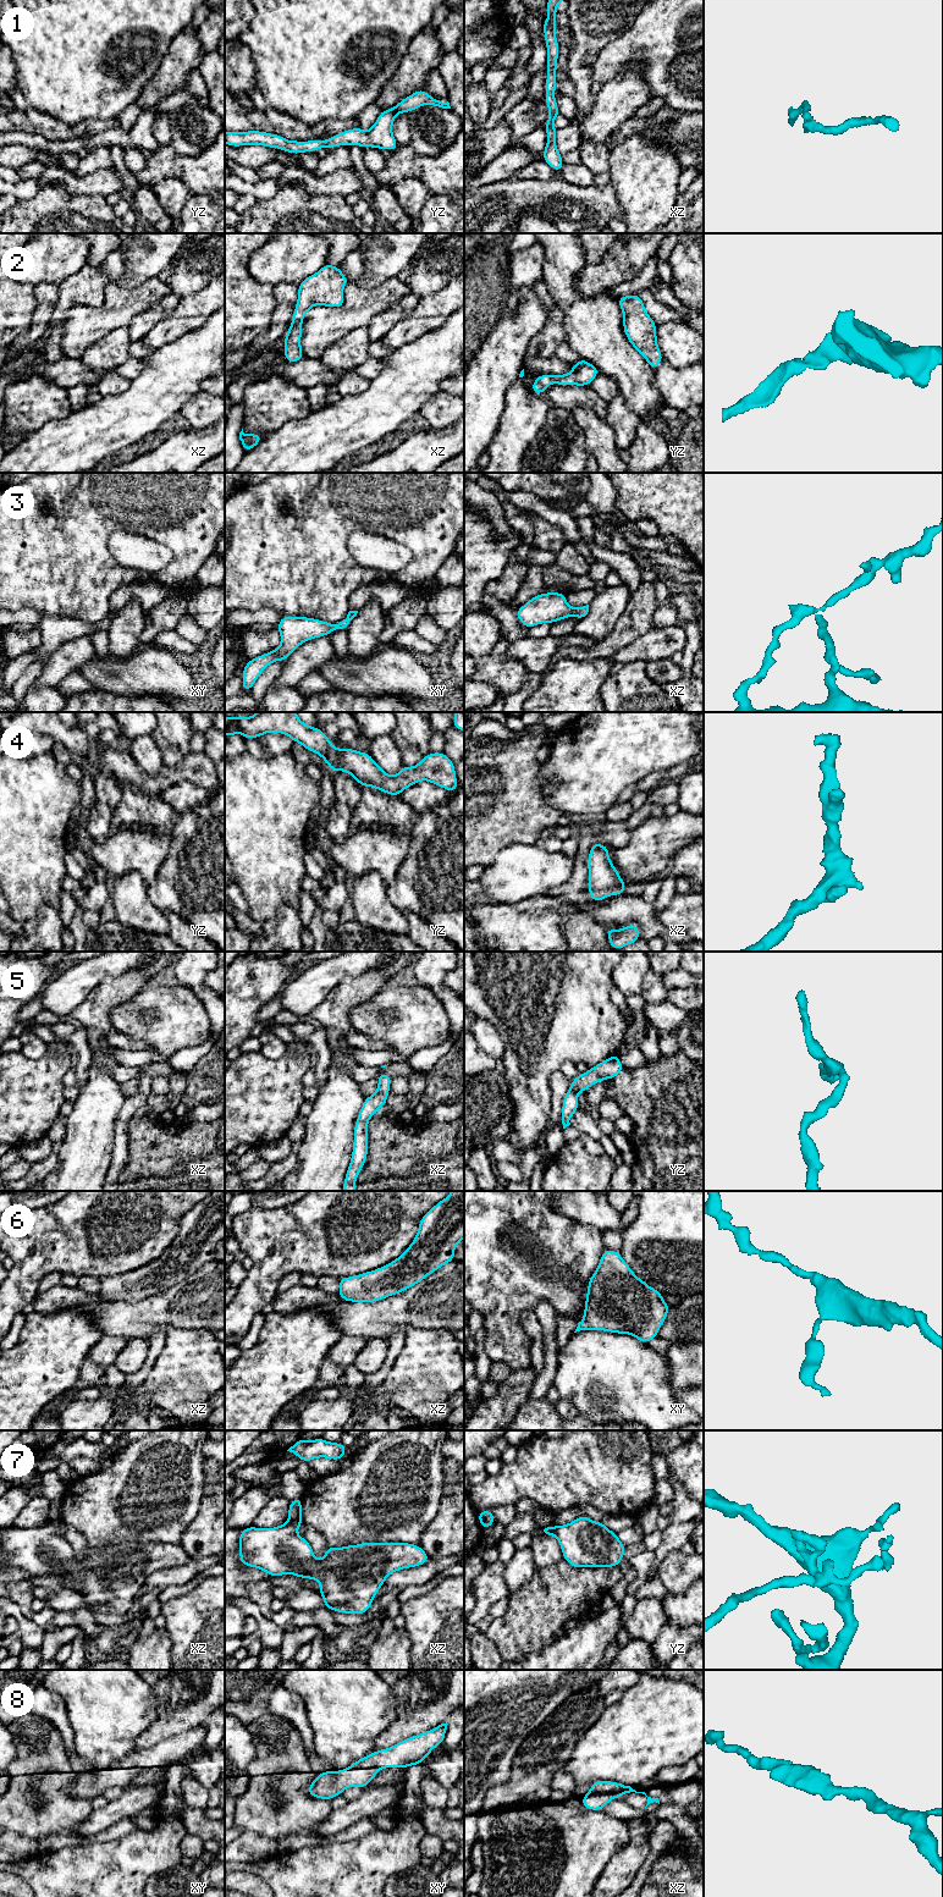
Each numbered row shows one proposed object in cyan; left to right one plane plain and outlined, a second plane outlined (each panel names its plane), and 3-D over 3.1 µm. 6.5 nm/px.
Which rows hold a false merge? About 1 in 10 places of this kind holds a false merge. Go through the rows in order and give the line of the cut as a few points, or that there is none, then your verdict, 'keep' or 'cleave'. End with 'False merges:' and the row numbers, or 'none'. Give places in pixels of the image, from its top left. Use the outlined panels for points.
1: no cut | keep
2: no cut | keep
3: no cut | keep
4: no cut | keep
5: no cut | keep
6: no cut | keep
7: no cut | keep
8: no cut | keep
False merges: none

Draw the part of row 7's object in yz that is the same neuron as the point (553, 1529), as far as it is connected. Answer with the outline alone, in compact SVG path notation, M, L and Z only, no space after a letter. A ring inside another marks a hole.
M579 1516L564 1526L540 1527L542 1535L555 1535L562 1548L563 1559L574 1568L618 1567L625 1545L605 1522L594 1522Z

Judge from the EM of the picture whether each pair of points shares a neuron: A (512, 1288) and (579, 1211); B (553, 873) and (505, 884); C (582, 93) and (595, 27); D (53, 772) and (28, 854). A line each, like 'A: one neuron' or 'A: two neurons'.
A: two neurons
B: one neuron
C: one neuron
D: one neuron

